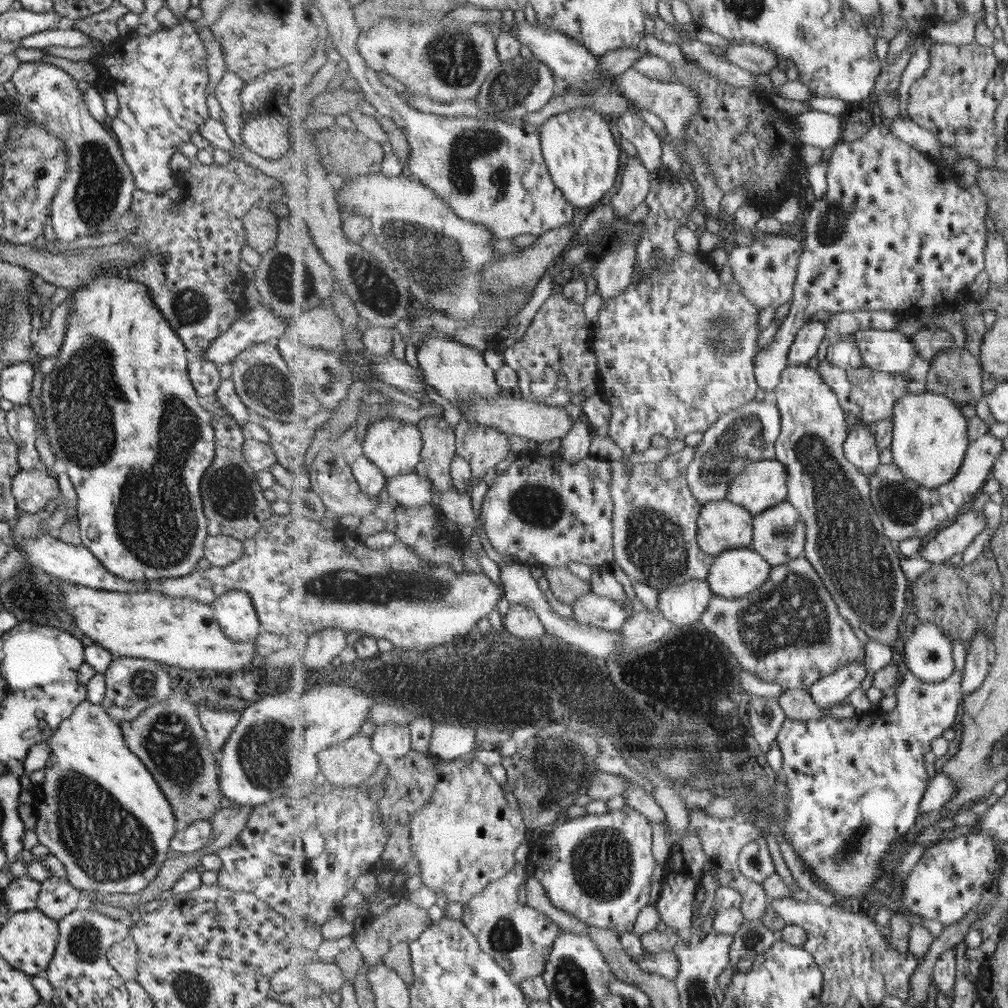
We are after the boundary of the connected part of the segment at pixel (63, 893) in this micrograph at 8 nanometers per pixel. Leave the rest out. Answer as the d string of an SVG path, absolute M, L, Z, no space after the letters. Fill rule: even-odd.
M50 874L40 882L36 905L34 908L53 921L59 921L63 916L75 910L79 891L67 881L55 874Z

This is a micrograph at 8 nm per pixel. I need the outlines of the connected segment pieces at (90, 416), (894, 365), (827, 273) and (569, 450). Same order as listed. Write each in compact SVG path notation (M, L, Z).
M103 272L96 274L84 286L69 289L67 298L71 311L63 336L61 349L55 356L55 364L50 376L43 378L40 388L42 416L45 422L48 442L54 449L54 458L58 458L65 466L68 479L72 482L76 494L76 520L78 520L79 538L83 545L103 565L105 570L127 582L135 582L145 586L147 582L164 578L177 578L189 574L195 569L197 560L203 556L203 545L207 519L202 511L200 481L205 469L214 457L214 430L212 416L204 408L187 377L185 347L179 337L169 328L169 323L153 305L149 293L143 284L133 280L128 273Z
M861 330L847 338L856 342L865 366L877 371L905 374L919 357L915 343L897 330Z
M888 125L886 126L873 126L872 129L859 140L855 140L853 142L851 141L841 141L838 143L837 146L833 148L833 150L830 150L826 154L826 158L829 160L829 163L827 163L827 185L828 189L827 192L820 198L812 201L812 203L809 204L809 212L806 216L806 222L803 224L806 227L806 239L804 243L804 253L802 254L802 257L800 258L800 264L798 269L798 275L796 278L796 285L794 286L794 301L792 302L792 305L790 306L790 313L786 316L786 319L782 322L782 324L779 326L778 331L776 332L776 336L774 340L770 343L765 345L760 349L760 352L757 355L756 362L755 362L755 374L757 378L757 382L760 384L760 388L763 389L765 392L768 392L770 390L775 390L778 387L778 384L781 383L783 372L787 369L787 359L788 354L790 353L790 348L795 343L795 340L797 339L797 334L799 334L799 331L807 325L810 321L814 320L813 317L817 315L817 313L824 312L828 316L832 314L837 314L841 312L850 312L850 311L857 311L857 310L863 310L863 311L891 311L892 313L899 310L899 308L913 308L913 306L919 306L919 308L927 308L928 310L934 310L938 309L939 304L943 304L945 300L947 300L947 304L955 304L957 303L957 298L959 296L968 297L968 288L969 284L973 284L975 282L975 278L983 272L983 270L986 270L987 265L987 258L986 258L986 248L988 248L988 232L987 226L985 226L985 216L989 215L989 203L988 203L988 196L986 195L986 192L979 186L979 184L973 183L972 185L963 185L953 174L949 174L949 170L947 168L943 168L943 164L941 165L941 168L937 170L937 174L933 176L931 174L931 168L929 168L929 172L925 174L925 157L927 154L924 152L921 152L920 150L917 150L916 147L912 147L908 142L905 142L904 140L901 140L900 138L897 138L895 134L893 134Z
M576 420L571 432L561 441L559 453L567 462L579 462L591 456L591 446L594 438L590 423Z

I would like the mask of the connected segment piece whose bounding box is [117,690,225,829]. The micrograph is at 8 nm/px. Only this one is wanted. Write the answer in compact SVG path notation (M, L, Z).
M173 690L161 702L142 710L137 718L117 723L125 746L145 765L159 791L165 796L175 818L176 829L195 821L208 821L223 806L225 799L221 797L219 791L217 760L208 749L197 711L193 704L189 703L187 696L181 696L179 692L175 693Z

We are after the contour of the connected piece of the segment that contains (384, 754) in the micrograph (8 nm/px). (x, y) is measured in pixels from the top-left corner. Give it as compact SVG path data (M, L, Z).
M379 726L373 734L373 748L390 769L411 750L411 732L397 726Z

